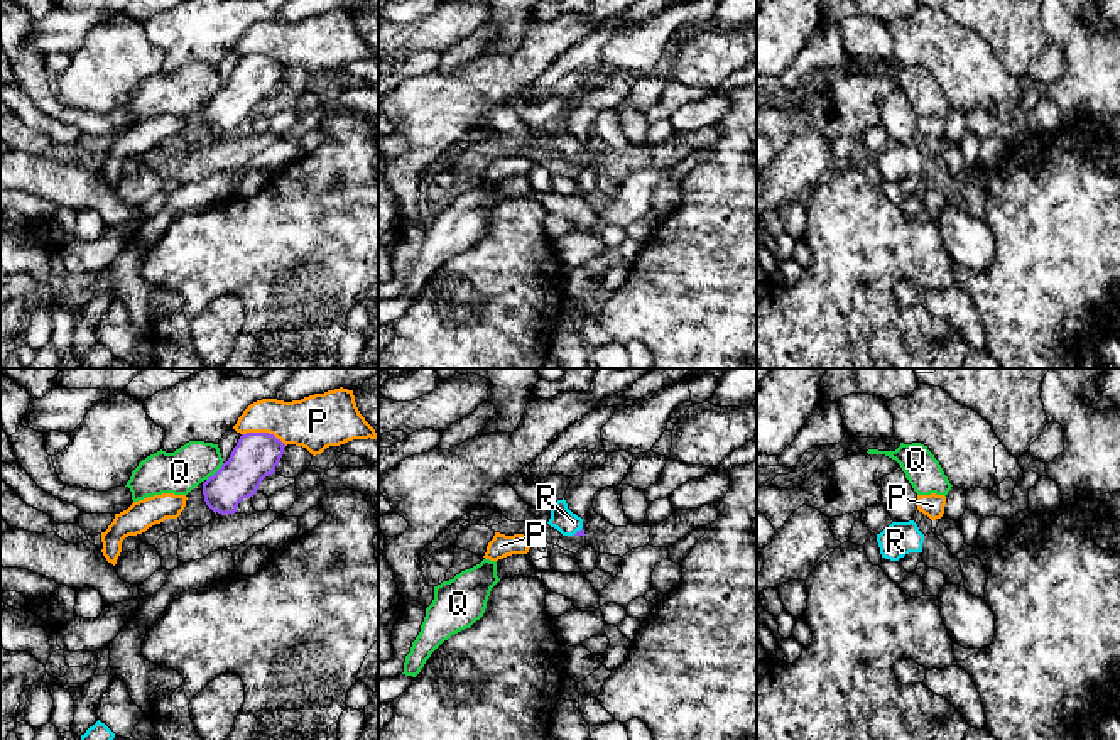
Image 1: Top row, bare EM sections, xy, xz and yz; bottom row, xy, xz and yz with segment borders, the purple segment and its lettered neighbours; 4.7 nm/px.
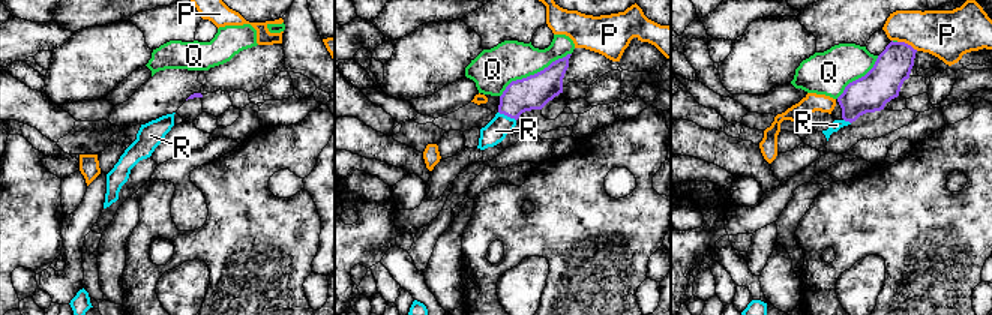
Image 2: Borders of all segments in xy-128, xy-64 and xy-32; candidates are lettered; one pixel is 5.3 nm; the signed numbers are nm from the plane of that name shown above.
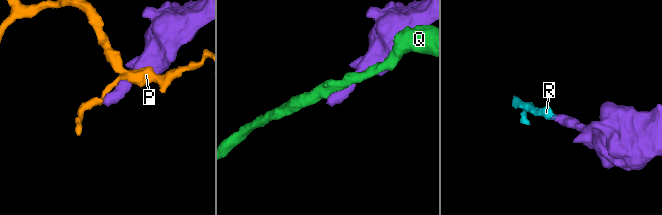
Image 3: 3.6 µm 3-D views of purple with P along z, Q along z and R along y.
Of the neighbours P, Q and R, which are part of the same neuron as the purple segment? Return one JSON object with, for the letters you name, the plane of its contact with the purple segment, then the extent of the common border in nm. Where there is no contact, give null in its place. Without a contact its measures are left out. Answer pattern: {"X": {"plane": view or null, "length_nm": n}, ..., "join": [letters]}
{"R": {"plane": "xz", "length_nm": 60}, "join": ["R"]}

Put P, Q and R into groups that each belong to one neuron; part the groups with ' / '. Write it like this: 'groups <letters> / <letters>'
groups P / Q / R

